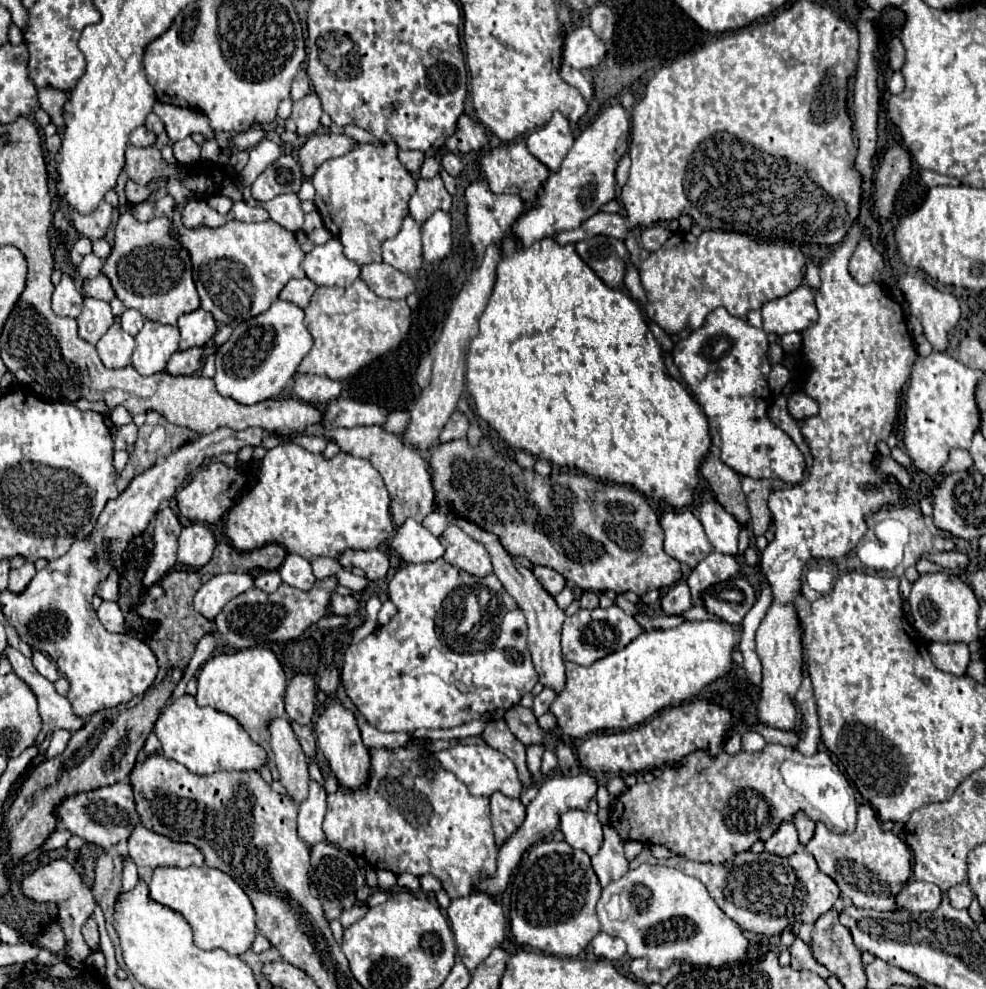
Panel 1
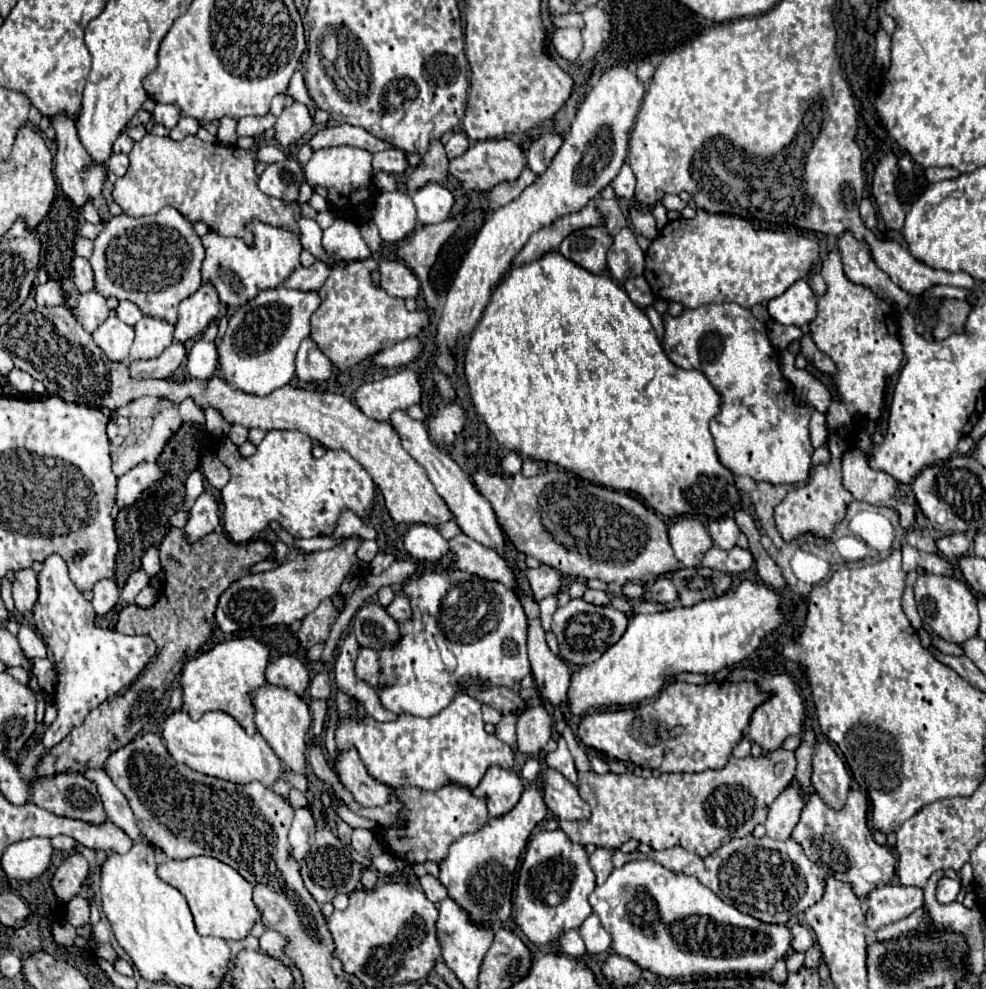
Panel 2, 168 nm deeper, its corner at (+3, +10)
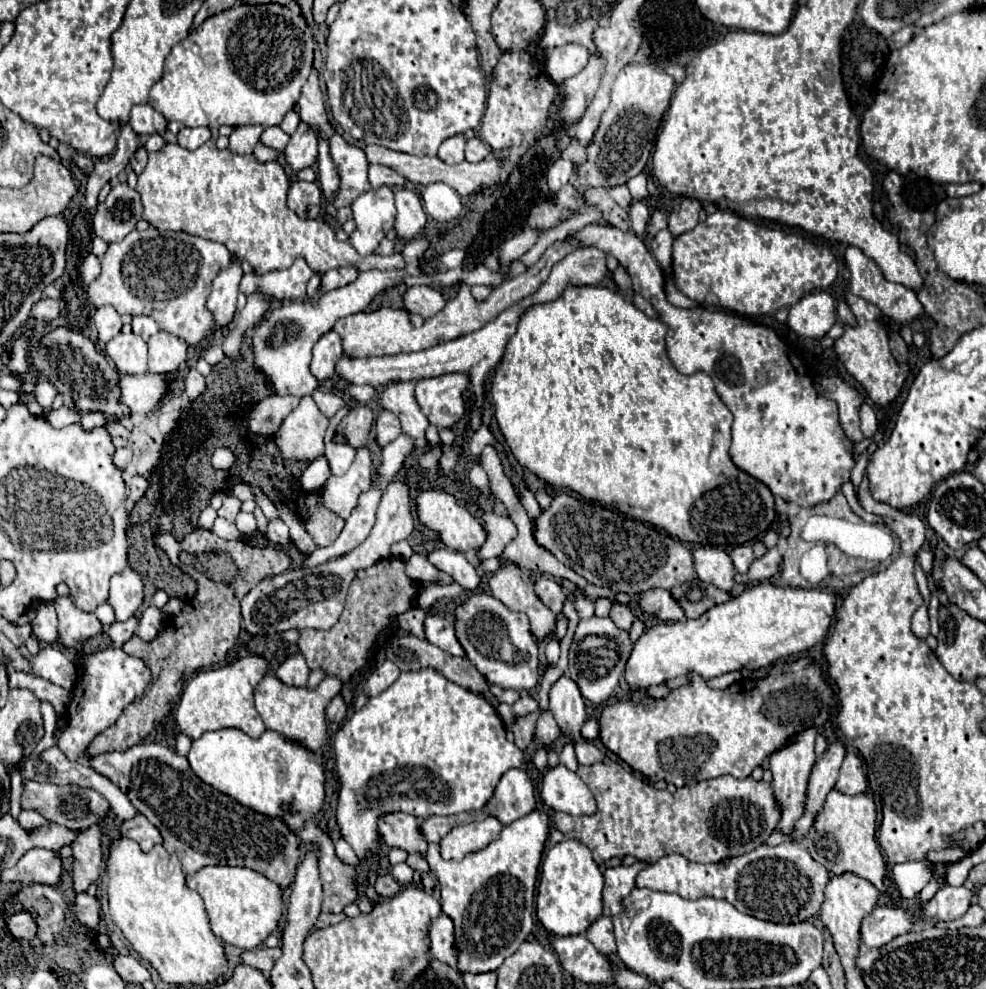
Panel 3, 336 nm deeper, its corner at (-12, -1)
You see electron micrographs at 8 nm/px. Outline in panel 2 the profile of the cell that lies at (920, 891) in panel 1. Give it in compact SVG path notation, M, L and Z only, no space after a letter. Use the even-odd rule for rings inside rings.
M885 884L875 888L867 898L867 926L877 930L885 924L907 918L917 908L923 908L923 890L921 888L905 888L901 884Z

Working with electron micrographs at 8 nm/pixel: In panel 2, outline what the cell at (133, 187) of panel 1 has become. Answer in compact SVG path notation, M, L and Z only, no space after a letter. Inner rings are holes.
M113 154L107 162L107 170L111 170L115 176L123 176L129 168L129 160L125 154Z

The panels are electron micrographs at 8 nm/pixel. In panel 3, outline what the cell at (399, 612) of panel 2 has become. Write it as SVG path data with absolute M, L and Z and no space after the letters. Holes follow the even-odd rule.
M426 615L424 621L424 631L426 631L426 639L434 645L438 645L440 649L448 651L454 657L462 657L467 659L466 651L462 649L462 645L456 639L456 631L454 625L442 617L436 615Z

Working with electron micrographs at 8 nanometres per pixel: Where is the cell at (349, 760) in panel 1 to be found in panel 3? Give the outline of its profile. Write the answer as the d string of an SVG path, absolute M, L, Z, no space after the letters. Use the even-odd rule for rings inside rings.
M392 813L384 815L378 823L380 835L388 847L404 849L406 853L426 855L428 841L420 831L420 821L408 813Z

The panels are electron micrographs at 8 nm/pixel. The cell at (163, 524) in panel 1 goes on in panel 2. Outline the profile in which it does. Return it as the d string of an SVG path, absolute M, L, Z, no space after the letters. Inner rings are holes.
M143 568L135 570L135 572L129 576L129 580L127 580L127 584L125 584L123 592L121 592L121 602L123 602L123 604L131 604L133 598L135 598L147 584L149 584L147 572L145 572Z

